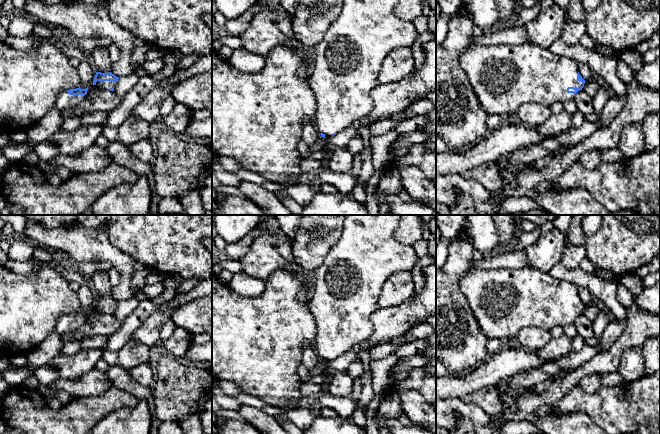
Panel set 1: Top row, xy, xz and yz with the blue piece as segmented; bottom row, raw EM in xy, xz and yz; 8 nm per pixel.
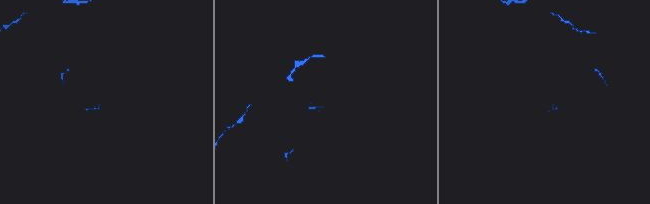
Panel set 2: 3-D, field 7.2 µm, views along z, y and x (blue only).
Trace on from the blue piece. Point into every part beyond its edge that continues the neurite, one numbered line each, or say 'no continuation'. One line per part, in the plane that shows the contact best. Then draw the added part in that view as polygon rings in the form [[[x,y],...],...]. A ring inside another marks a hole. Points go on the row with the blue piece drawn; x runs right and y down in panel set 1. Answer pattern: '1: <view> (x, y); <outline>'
1: yz (504, 77); [[[534,44],[525,45],[472,45],[461,51],[459,64],[466,74],[482,109],[488,115],[512,115],[525,103],[539,103],[547,107],[555,102],[567,102],[574,99],[575,94],[568,93],[568,87],[580,88],[583,83],[577,80],[581,62],[553,54],[548,48]]]

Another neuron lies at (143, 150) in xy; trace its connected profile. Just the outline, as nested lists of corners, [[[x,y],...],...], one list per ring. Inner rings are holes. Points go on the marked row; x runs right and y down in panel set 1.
[[[143,139],[129,146],[132,154],[142,162],[151,163],[154,156],[152,139]]]

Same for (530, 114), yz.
[[[525,103],[517,109],[516,115],[522,124],[537,128],[551,117],[552,111],[539,103]]]

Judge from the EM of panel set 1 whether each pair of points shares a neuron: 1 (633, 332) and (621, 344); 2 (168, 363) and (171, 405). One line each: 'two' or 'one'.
1: one
2: one

